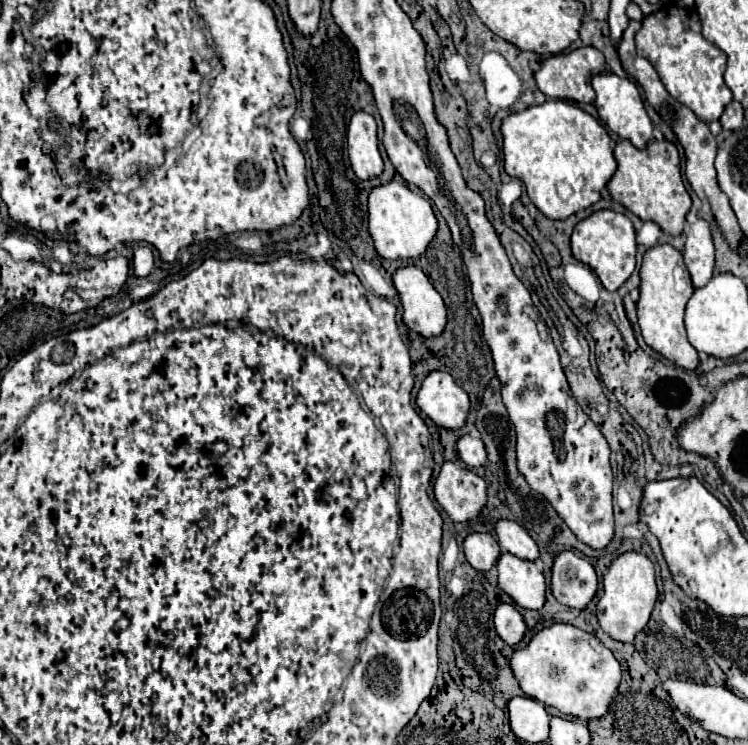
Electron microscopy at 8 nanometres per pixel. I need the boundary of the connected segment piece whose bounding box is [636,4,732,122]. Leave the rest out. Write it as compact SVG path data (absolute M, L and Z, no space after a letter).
M668 4L644 18L642 28L636 34L636 50L652 62L670 96L688 106L702 122L718 120L724 106L732 100L732 92L724 82L726 54L702 36L700 18L694 10L682 10L676 4Z

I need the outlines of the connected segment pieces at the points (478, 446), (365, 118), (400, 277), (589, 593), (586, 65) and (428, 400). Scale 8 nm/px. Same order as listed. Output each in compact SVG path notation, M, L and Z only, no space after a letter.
M464 434L464 436L458 438L456 448L458 448L458 456L460 456L460 460L464 464L468 464L468 466L484 466L484 462L486 462L486 448L480 442L480 438Z
M354 112L348 124L348 142L350 142L350 164L354 174L360 180L370 180L382 174L384 162L378 150L376 138L376 120L368 112Z
M408 264L398 268L392 280L404 308L404 324L426 338L442 334L446 326L446 306L428 276L414 264Z
M564 550L554 558L550 590L554 598L570 608L582 610L598 590L598 578L592 564L572 550Z
M582 46L578 50L546 58L540 64L540 70L534 72L534 80L536 80L538 90L544 92L548 98L562 98L562 100L572 100L578 104L590 104L596 98L594 90L590 86L590 80L592 80L592 76L602 74L604 70L606 70L606 62L604 62L602 52L592 46Z
M430 372L416 394L416 406L438 426L458 430L470 412L468 394L448 372Z

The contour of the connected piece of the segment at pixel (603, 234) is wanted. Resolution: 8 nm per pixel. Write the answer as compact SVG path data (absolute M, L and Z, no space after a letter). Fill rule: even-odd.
M598 210L580 220L570 236L570 248L576 260L588 264L606 290L618 290L636 266L636 234L628 216L614 210Z

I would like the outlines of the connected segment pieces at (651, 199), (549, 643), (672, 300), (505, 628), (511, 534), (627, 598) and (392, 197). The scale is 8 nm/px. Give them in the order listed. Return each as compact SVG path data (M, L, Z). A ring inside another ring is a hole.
M618 140L614 148L616 172L606 184L610 196L624 204L632 214L640 220L656 222L664 232L680 234L684 230L686 214L692 206L690 194L684 188L680 174L680 158L678 150L668 140L650 140L646 148L634 148L628 140Z
M572 624L542 628L528 646L514 650L510 668L526 696L580 720L604 716L620 684L620 664L614 654L596 636Z
M658 244L646 250L640 266L640 298L636 302L636 314L638 314L642 338L652 350L656 350L664 358L686 370L694 370L700 364L698 352L688 342L684 330L684 306L692 296L692 292L694 286L690 274L684 266L682 254L674 246Z
M498 604L496 606L494 626L496 626L498 636L510 646L518 644L526 632L524 618L520 616L520 612L512 604Z
M498 520L494 524L494 530L496 530L496 540L498 540L502 552L510 552L518 558L532 560L532 562L538 558L536 542L530 538L530 534L518 522Z
M624 552L614 558L602 578L602 596L596 604L596 618L600 628L618 642L632 642L634 636L648 624L654 602L658 598L654 564L640 552Z
M386 182L380 186L374 186L368 194L368 232L374 240L374 248L382 258L388 260L410 260L420 256L430 240L434 238L438 230L438 222L432 210L432 204L412 192L406 184L400 182Z

